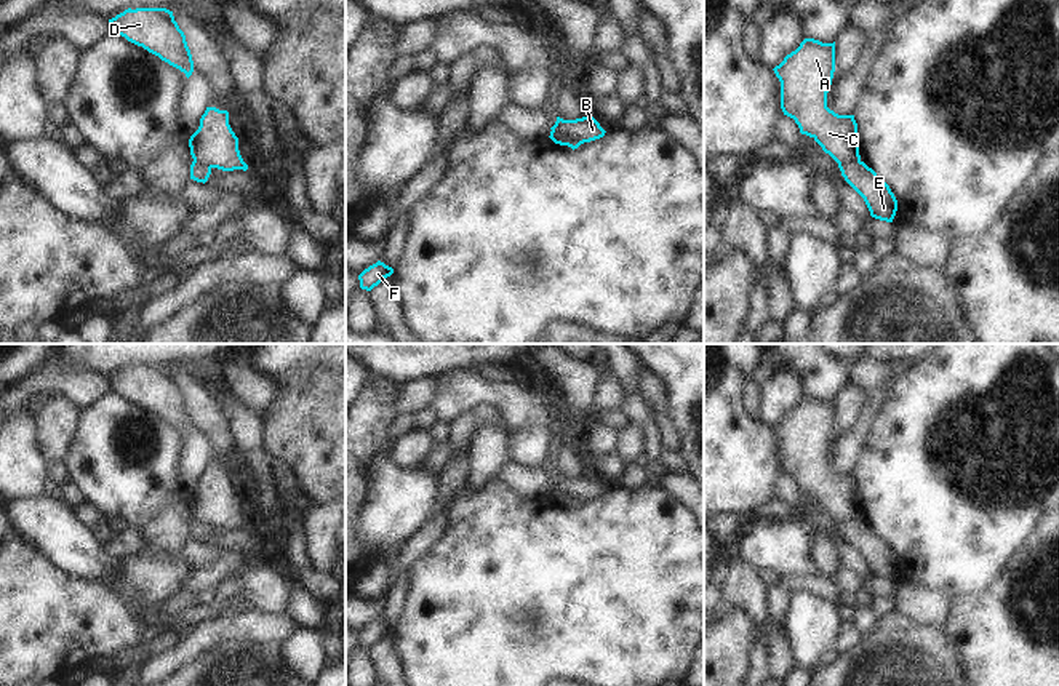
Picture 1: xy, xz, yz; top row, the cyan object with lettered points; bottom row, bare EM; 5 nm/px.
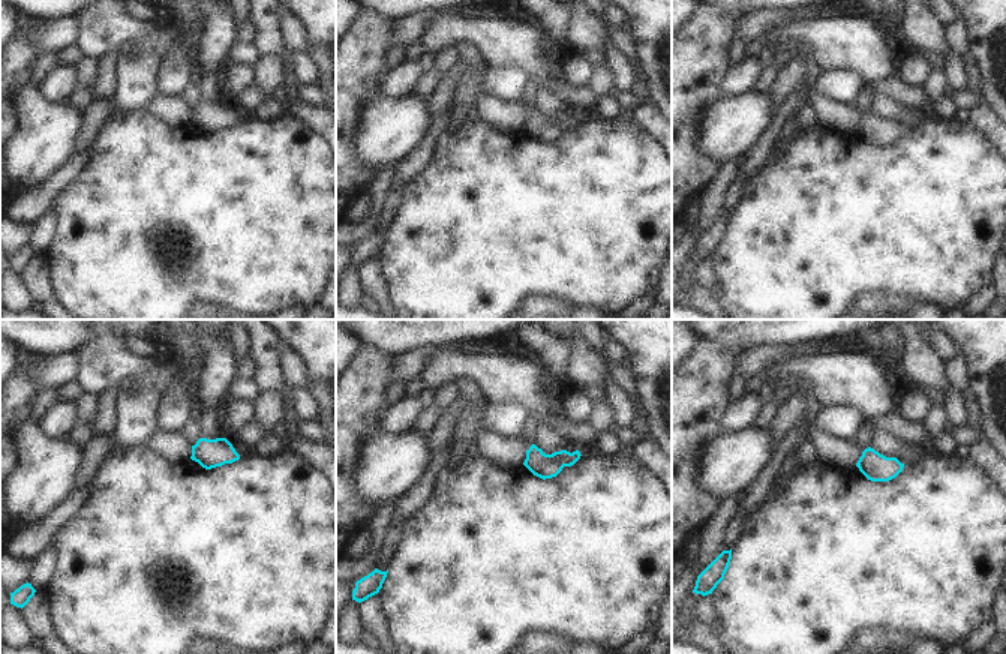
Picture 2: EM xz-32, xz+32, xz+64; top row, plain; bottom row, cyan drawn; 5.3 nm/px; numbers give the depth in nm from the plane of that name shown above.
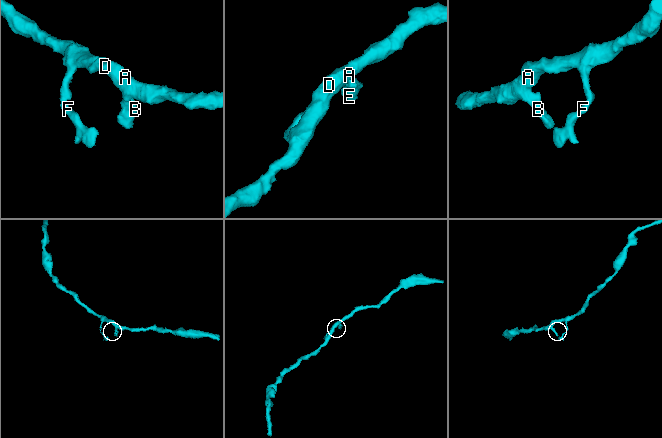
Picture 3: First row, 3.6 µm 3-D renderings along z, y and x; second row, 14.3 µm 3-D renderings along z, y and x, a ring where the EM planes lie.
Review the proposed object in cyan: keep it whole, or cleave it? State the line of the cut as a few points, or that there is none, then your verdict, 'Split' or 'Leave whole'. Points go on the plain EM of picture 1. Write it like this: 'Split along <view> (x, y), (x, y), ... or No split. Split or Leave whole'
Split along xz (559, 477), (560, 496), (568, 502), (579, 502). Split.

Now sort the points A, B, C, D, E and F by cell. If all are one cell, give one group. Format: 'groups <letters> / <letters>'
groups A B C D F / E

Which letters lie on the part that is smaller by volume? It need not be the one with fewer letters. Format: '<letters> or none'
E

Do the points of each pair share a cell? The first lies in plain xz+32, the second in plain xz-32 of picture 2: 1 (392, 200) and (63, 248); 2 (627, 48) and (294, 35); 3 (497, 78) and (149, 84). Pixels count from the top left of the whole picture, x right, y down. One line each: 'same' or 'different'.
1: different
2: different
3: different

